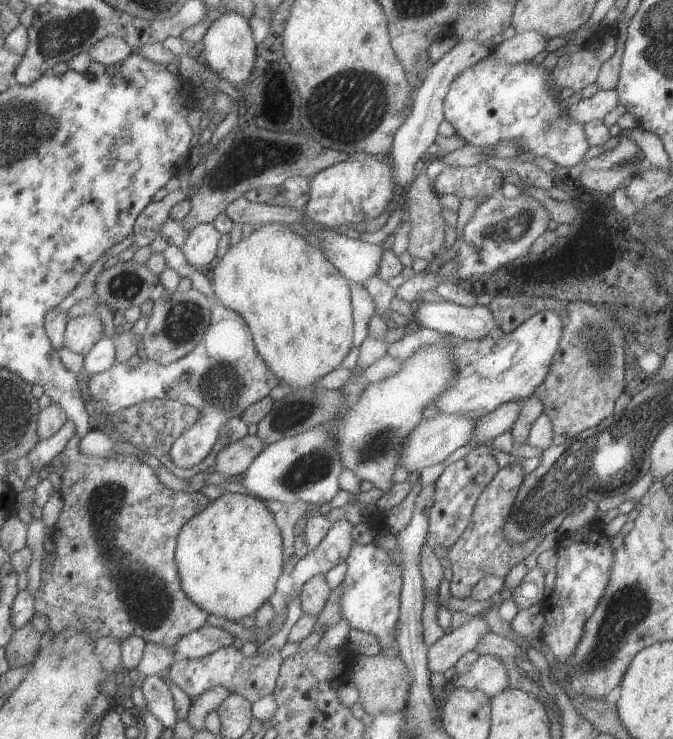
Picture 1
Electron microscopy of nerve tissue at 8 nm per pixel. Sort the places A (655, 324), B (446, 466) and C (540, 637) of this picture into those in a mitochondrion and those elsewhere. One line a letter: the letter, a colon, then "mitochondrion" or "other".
A: mitochondrion
B: other
C: other

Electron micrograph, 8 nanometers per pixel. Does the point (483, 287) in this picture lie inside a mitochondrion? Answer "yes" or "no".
no

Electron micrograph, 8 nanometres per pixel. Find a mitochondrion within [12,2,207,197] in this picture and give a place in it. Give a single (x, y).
(70, 33)

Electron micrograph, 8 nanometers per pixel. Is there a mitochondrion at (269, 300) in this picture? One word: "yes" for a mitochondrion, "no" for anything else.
no

